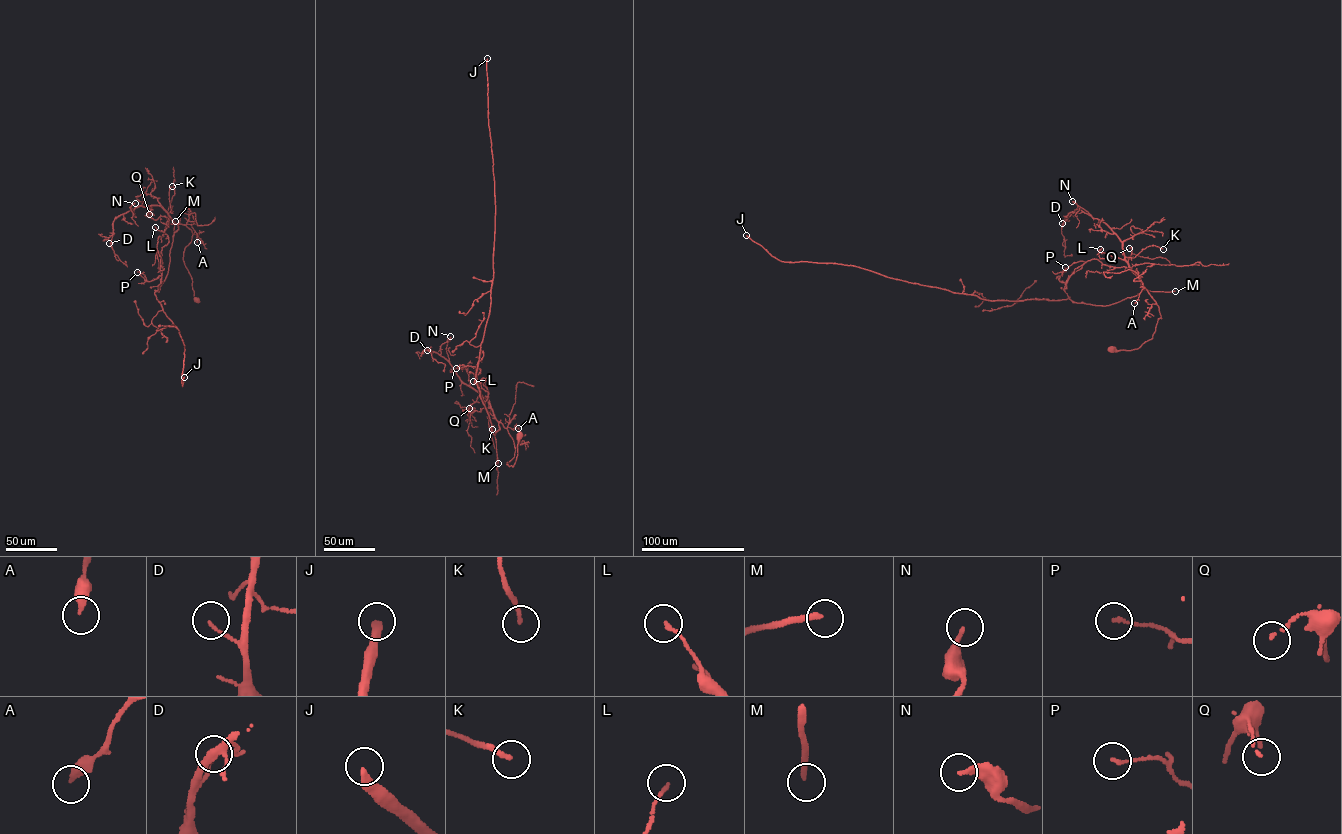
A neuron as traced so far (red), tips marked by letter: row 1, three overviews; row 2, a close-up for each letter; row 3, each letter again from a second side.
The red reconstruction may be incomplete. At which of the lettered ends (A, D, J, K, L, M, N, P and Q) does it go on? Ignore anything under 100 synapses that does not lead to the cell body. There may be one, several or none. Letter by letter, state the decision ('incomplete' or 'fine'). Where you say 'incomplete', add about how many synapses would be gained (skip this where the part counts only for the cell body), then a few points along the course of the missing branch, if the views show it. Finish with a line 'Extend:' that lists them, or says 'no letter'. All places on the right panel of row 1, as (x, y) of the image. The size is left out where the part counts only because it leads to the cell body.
A: fine
D: fine
J: incomplete; 450 synapses
K: fine
L: fine
M: incomplete; 140 synapses
N: fine
P: fine
Q: fine
Extend: J, M

